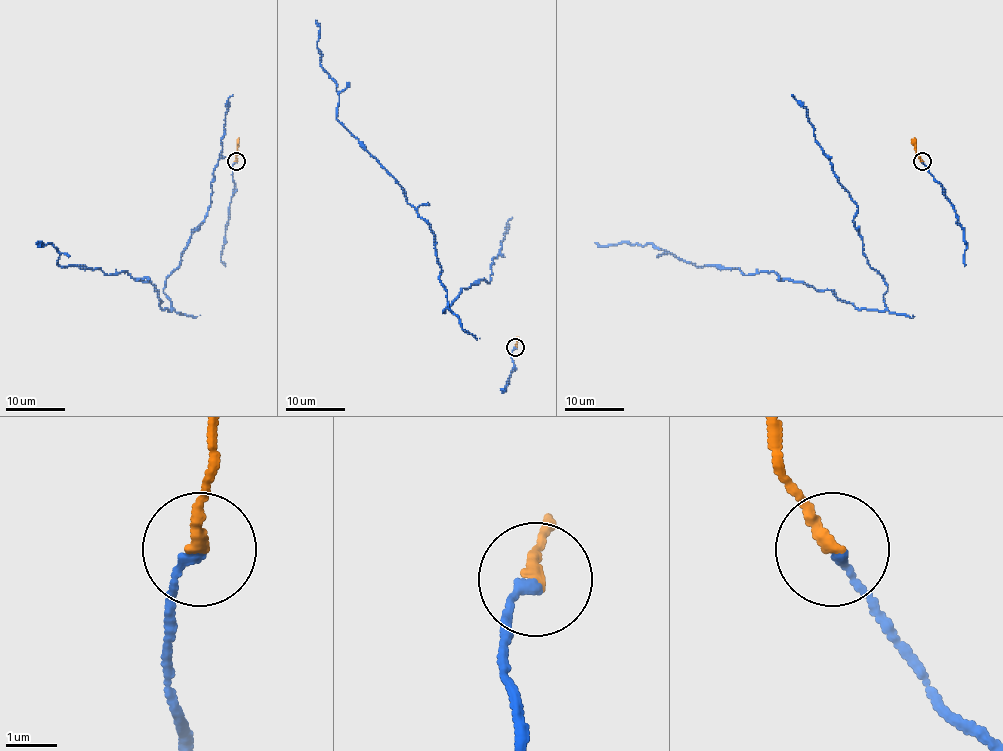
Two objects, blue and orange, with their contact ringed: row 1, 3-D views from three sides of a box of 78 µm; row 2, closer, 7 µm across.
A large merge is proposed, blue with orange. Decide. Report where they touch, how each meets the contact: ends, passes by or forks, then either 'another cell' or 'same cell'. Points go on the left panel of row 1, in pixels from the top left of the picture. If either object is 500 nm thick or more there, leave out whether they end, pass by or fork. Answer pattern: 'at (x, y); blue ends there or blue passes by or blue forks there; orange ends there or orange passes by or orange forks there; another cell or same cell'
at (236, 161); blue ends there; orange ends there; same cell

